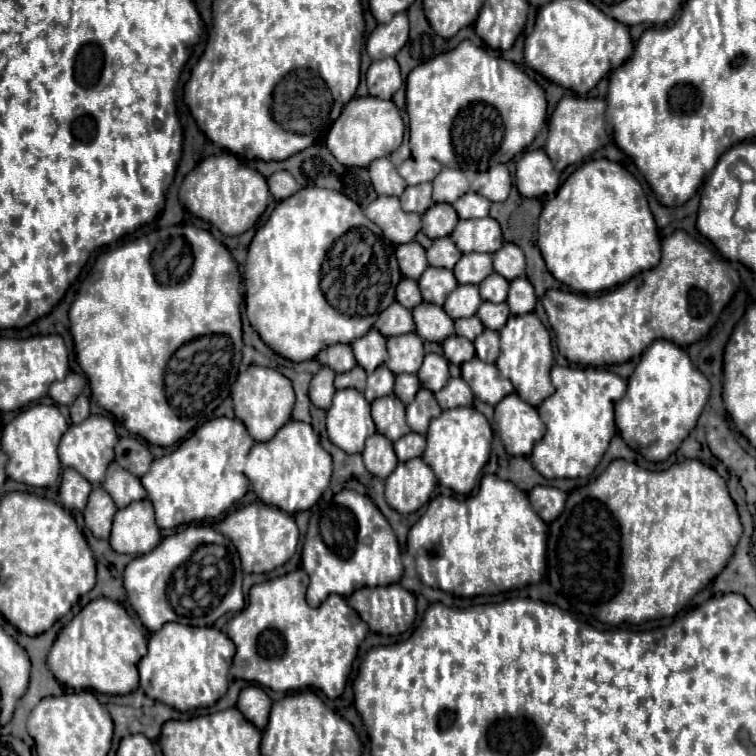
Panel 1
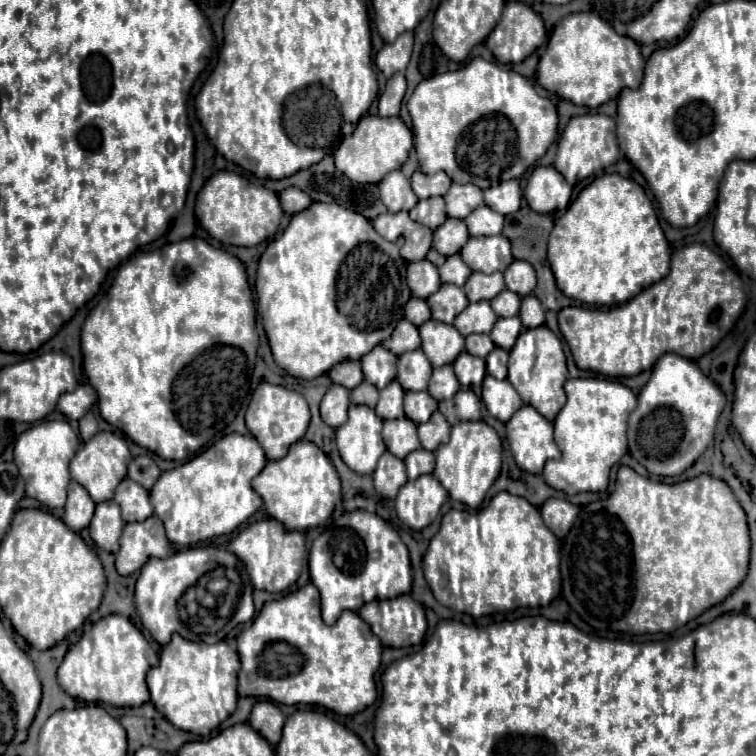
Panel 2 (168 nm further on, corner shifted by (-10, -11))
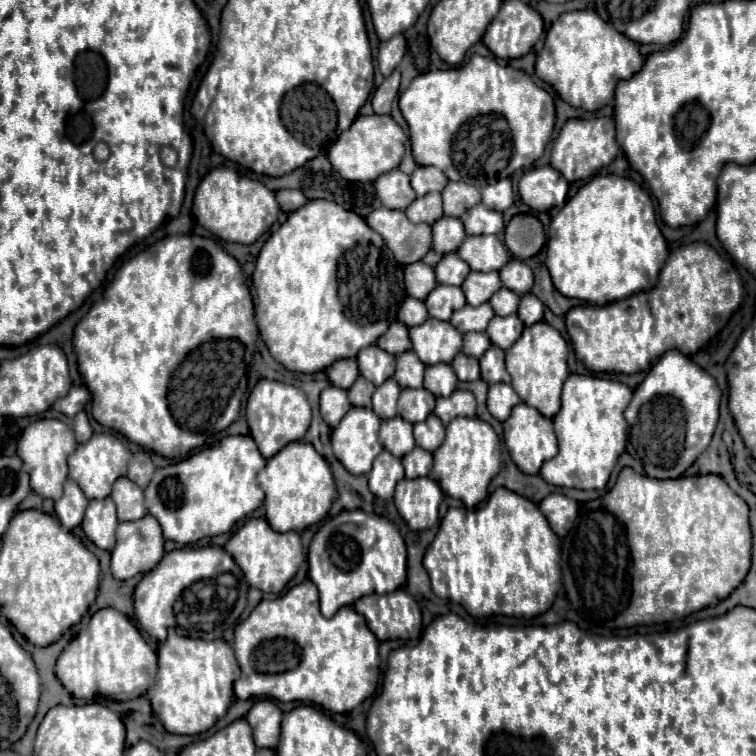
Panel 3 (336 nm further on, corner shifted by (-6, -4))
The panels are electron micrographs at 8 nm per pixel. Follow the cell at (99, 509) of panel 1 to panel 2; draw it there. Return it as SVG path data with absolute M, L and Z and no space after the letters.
M115 501L99 503L95 507L95 517L89 525L89 535L95 541L95 545L103 551L117 553L121 531L123 531L123 519L119 505Z

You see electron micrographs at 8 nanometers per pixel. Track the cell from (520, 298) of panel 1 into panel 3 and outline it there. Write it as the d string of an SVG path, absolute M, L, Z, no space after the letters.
M529 292L527 296L521 296L521 304L519 304L517 314L525 322L525 326L531 326L531 324L543 320L543 310L545 310L543 302Z

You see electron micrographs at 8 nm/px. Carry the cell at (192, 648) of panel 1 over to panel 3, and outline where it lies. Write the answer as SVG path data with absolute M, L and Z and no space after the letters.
M169 628L167 640L159 646L159 670L155 684L149 688L147 698L151 700L153 712L159 716L167 732L173 734L201 734L209 730L219 718L225 716L233 704L233 682L239 678L239 664L235 660L232 646L219 640L199 640L179 636Z

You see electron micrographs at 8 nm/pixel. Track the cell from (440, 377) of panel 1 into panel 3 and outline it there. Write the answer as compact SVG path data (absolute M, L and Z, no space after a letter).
M433 364L427 366L425 376L425 388L429 392L435 392L435 396L449 396L457 388L457 376L451 372L449 364Z

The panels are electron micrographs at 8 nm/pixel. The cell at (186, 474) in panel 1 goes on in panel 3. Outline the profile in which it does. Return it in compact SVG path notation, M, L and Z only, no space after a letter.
M227 436L219 444L195 452L185 460L179 460L165 468L157 468L155 476L145 488L145 508L159 520L163 536L167 540L191 544L201 538L225 534L235 526L235 522L243 520L247 514L261 506L263 490L257 486L255 476L263 470L263 464L267 464L267 460L259 454L259 448L251 436Z

